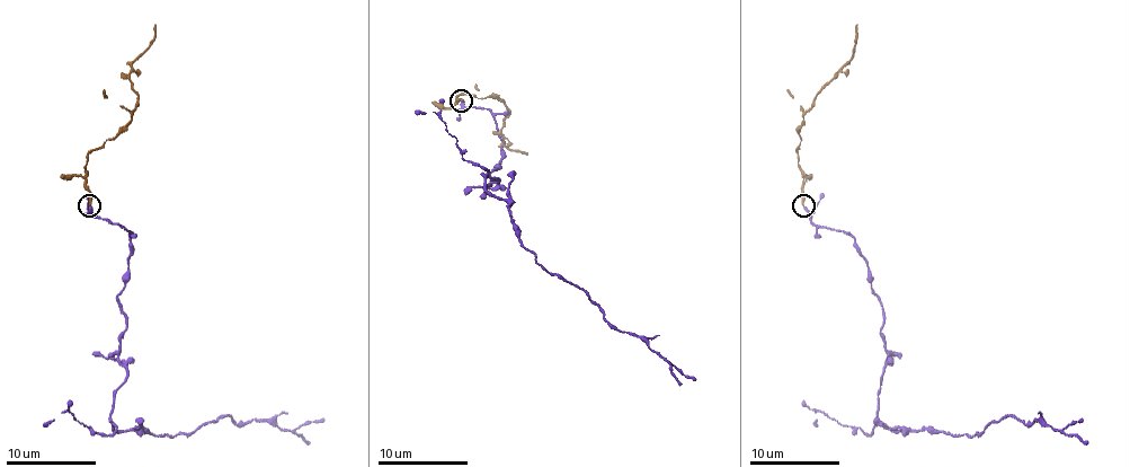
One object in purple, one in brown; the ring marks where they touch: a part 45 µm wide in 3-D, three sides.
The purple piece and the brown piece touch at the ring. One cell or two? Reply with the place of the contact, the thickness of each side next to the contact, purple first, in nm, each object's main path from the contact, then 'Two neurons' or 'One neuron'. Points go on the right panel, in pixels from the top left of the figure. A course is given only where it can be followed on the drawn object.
Place: (803, 205). Thickness 180 nm (purple) against 240 nm. Course of purple: (804, 205), (854, 239), (883, 307), (877, 417), (967, 435), (1010, 415), (1052, 429), (1084, 420). Course of brown: (804, 205), (804, 172), (798, 156), (802, 140), (800, 126), (816, 95), (845, 63), (856, 43), (859, 25). One neuron

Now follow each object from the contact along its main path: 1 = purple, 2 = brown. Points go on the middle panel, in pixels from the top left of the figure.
1: (462, 102), (491, 113), (498, 181), (482, 174), (507, 203), (518, 241), (611, 325), (696, 381)
2: (462, 102), (460, 95), (482, 99), (496, 97), (503, 102), (509, 113), (503, 142), (527, 156)

